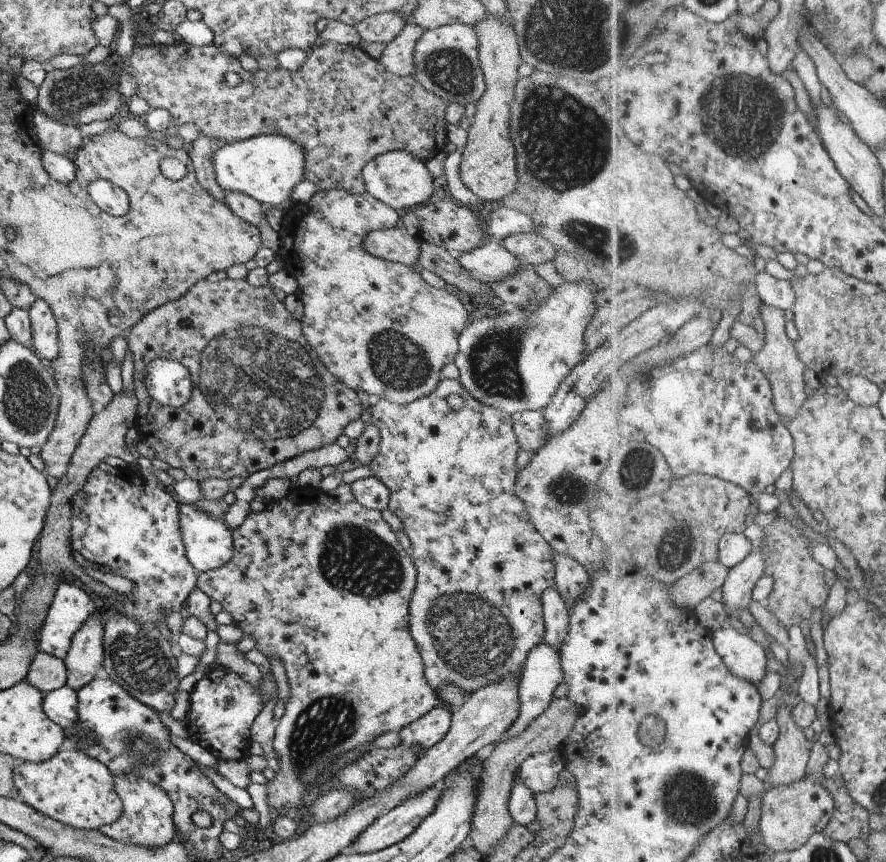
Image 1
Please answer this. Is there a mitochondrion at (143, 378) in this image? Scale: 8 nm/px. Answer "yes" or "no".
no

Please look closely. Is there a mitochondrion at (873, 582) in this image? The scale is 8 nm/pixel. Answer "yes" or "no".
no

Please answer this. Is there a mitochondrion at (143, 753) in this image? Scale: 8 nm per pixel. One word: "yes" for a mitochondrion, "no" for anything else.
yes

